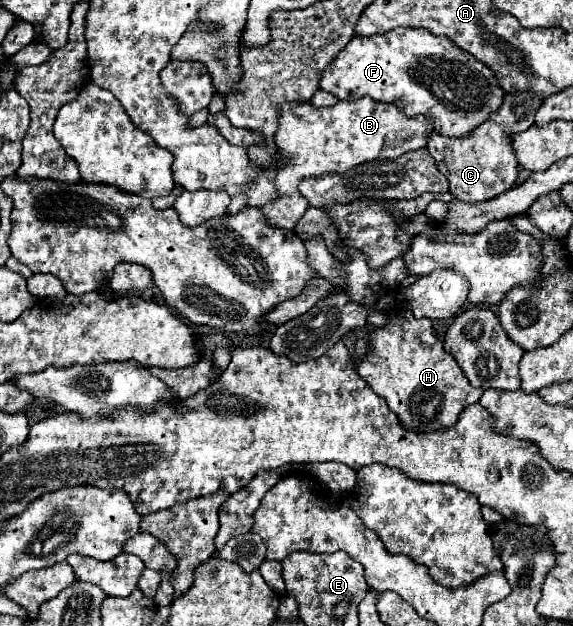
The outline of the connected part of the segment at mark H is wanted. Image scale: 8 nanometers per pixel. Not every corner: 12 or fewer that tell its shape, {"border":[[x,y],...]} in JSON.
{"border":[[388,310],[356,372],[406,428],[452,426],[470,386],[432,320]]}

